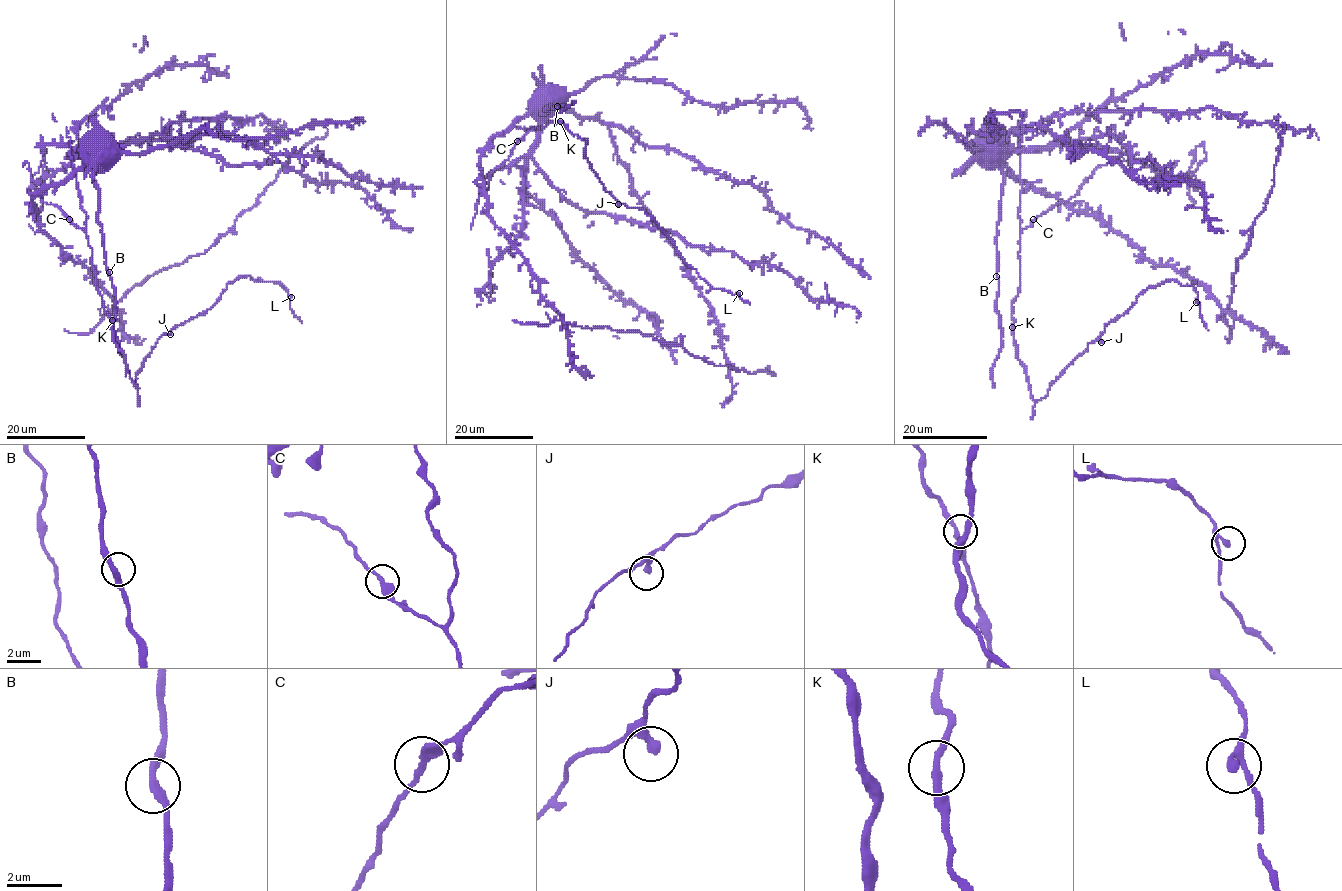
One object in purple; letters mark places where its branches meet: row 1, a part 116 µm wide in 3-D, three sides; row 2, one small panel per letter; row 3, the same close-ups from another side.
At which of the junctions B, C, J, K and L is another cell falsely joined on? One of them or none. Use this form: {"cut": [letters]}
{"cut": ["C"]}

